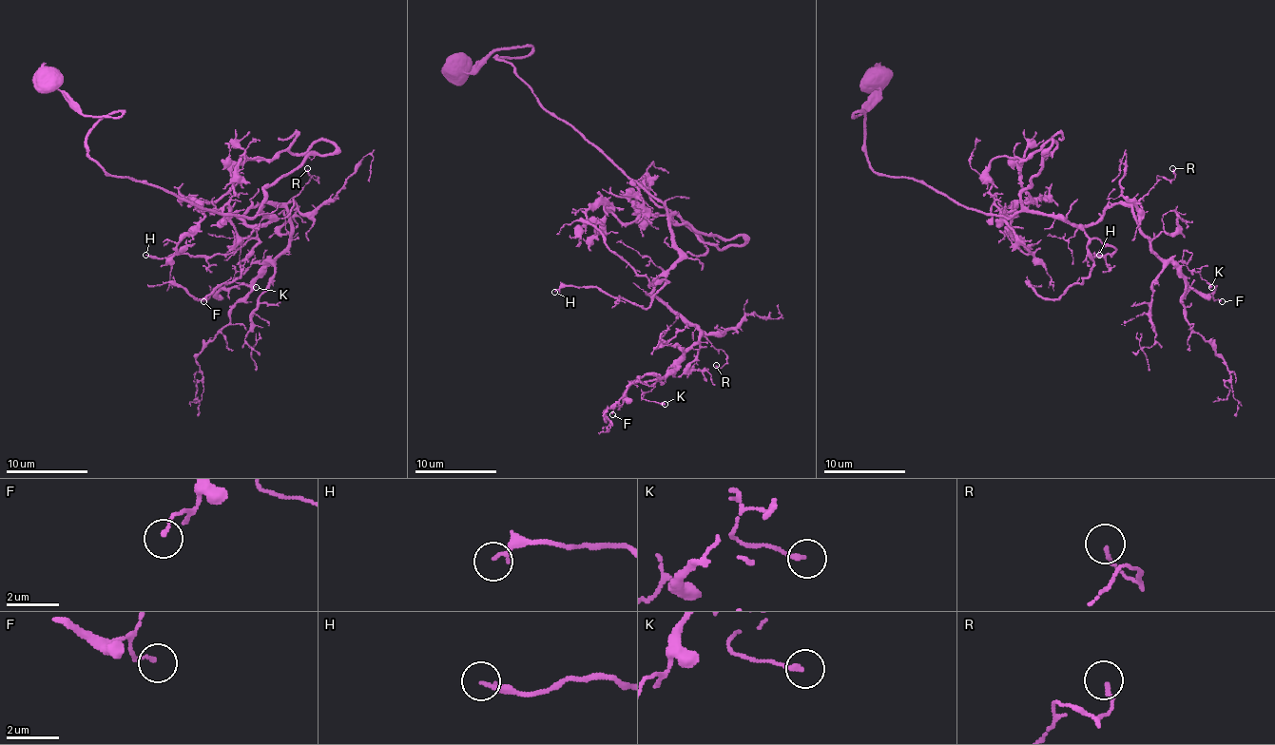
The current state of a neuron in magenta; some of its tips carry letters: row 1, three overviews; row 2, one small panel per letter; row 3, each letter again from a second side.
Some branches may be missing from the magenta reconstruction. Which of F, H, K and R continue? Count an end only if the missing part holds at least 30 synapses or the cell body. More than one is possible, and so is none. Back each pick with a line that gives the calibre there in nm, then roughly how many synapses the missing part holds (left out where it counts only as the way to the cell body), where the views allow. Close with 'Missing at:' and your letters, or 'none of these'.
Missing at: none of these

